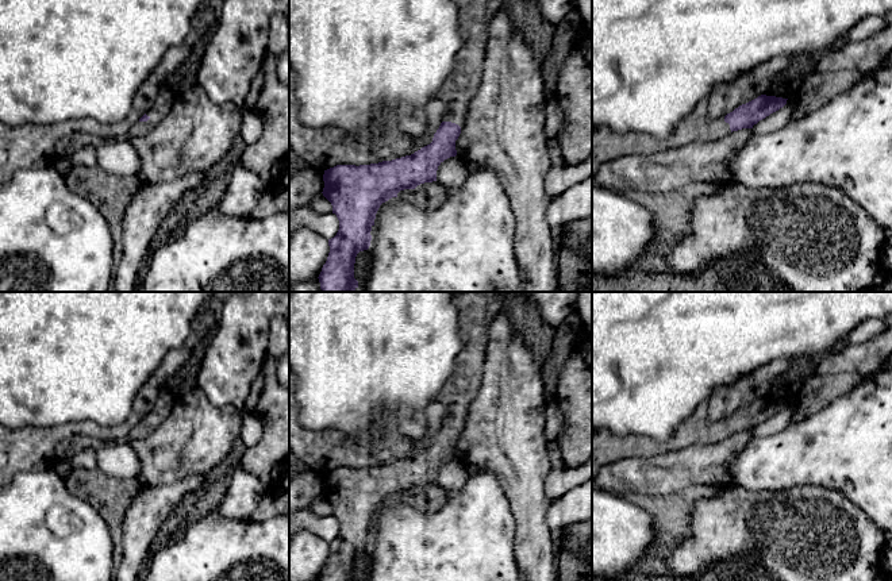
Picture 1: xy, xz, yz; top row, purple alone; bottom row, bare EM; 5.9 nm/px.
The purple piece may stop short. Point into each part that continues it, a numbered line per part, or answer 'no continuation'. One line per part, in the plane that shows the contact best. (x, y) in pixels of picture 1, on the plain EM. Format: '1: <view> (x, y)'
1: xz (476, 310)

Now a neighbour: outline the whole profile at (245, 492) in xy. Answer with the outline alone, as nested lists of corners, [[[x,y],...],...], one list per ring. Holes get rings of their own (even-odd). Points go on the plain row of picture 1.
[[[238,466],[218,508],[227,519],[249,520],[268,488],[251,473]]]

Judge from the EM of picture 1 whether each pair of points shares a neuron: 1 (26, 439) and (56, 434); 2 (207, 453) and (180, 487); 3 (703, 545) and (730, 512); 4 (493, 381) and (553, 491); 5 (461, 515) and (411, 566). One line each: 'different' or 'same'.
1: same
2: different
3: same
4: different
5: same

